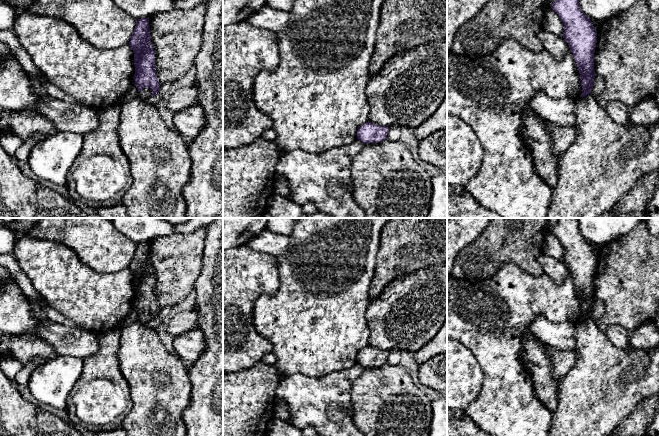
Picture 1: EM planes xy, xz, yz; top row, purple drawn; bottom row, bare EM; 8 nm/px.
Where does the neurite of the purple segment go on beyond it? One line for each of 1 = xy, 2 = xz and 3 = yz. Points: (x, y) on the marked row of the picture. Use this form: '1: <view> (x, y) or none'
1: none
2: none
3: none

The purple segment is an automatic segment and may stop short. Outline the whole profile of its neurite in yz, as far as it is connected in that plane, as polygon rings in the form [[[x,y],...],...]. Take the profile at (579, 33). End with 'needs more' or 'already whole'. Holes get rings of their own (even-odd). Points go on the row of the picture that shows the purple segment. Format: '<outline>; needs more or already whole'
[[[555,0],[551,8],[563,21],[562,36],[568,43],[579,69],[583,98],[591,94],[596,75],[594,53],[597,32],[590,18],[581,10],[579,0]]]; already whole

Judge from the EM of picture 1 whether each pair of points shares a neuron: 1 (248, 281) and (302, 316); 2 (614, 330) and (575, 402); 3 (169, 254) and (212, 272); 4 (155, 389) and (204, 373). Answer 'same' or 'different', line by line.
1: different
2: different
3: different
4: different

